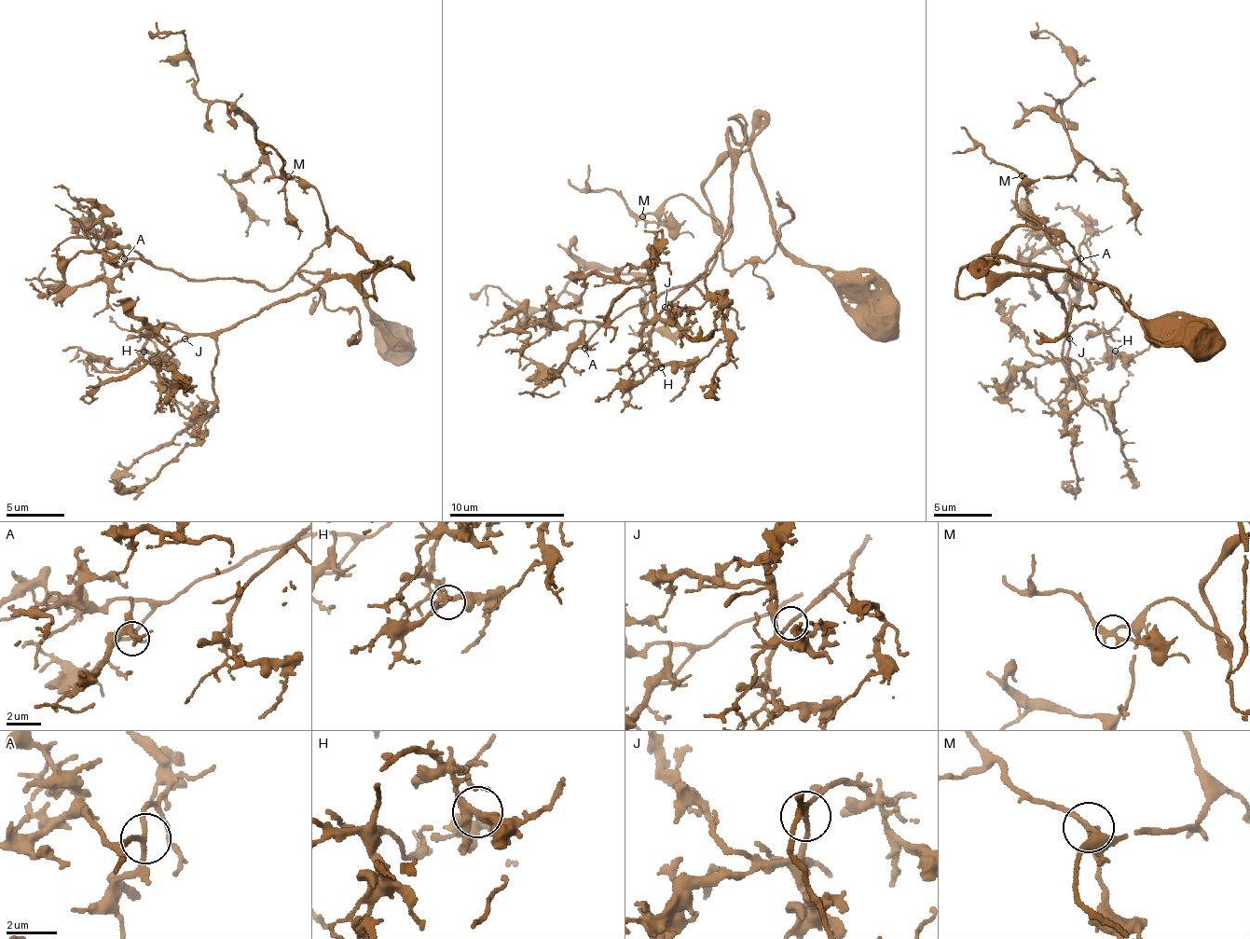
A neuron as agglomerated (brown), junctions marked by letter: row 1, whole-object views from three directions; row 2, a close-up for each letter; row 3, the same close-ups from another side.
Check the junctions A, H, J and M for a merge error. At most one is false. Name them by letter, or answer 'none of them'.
none of them

